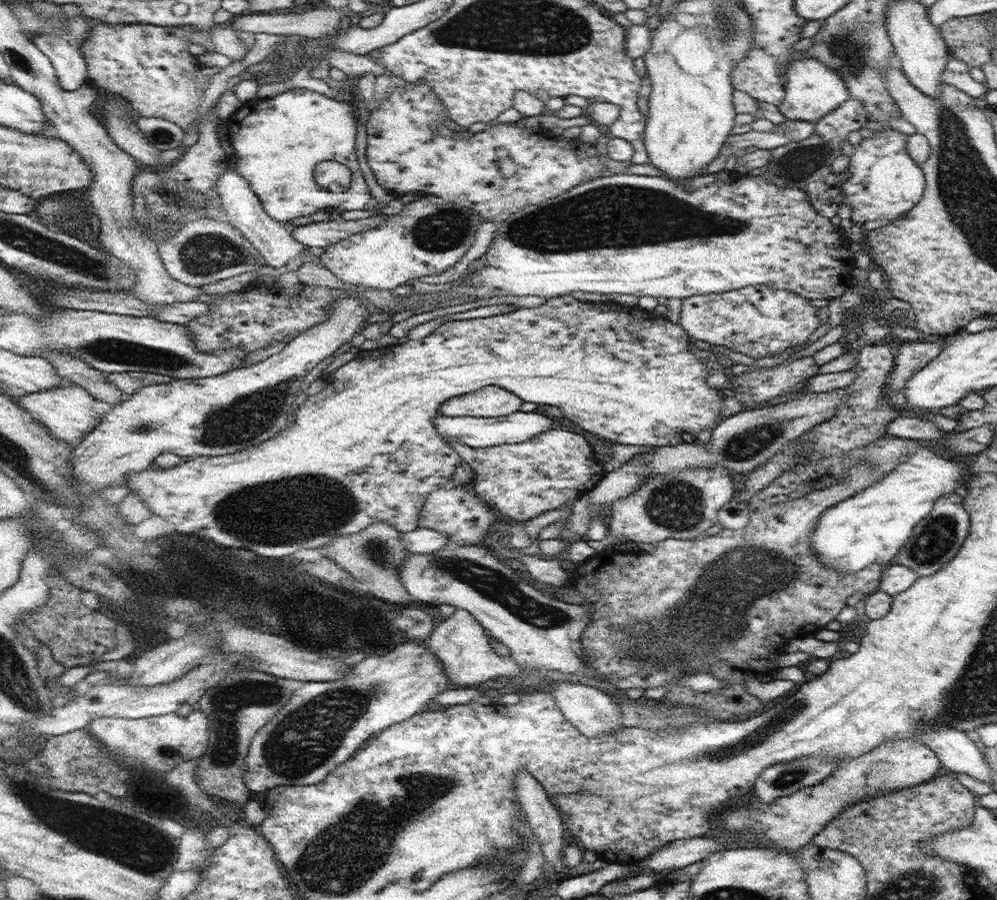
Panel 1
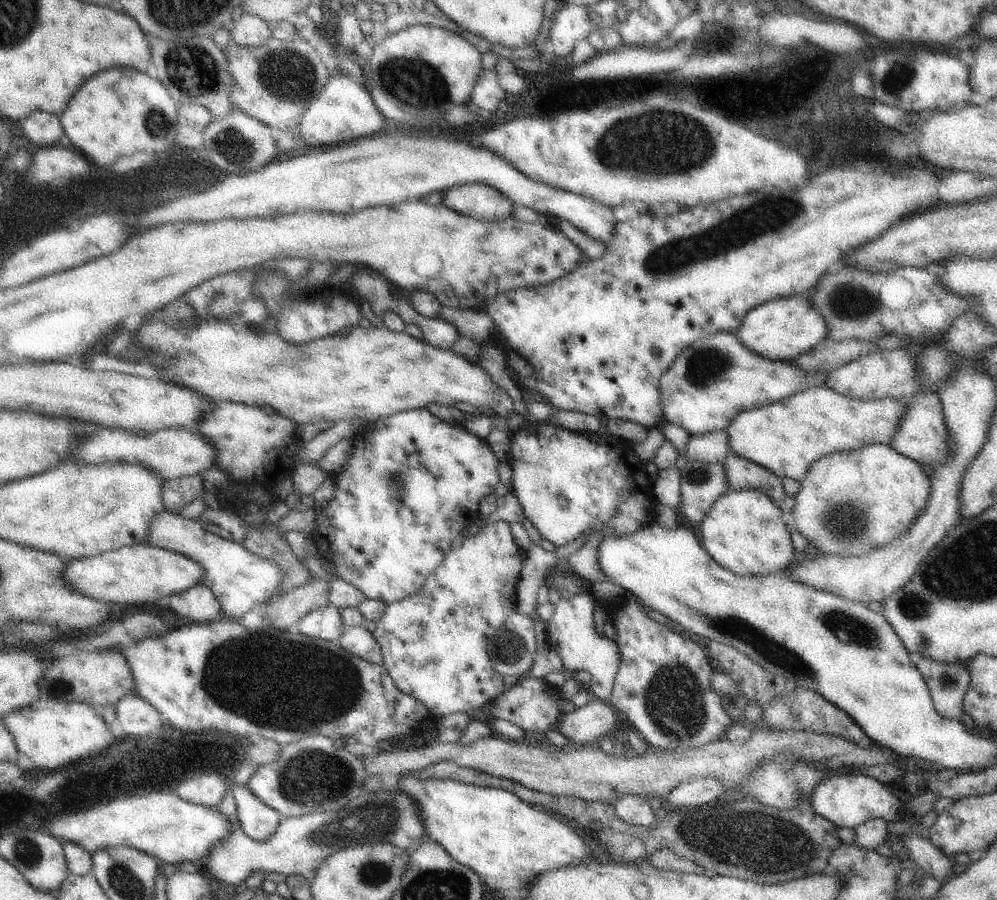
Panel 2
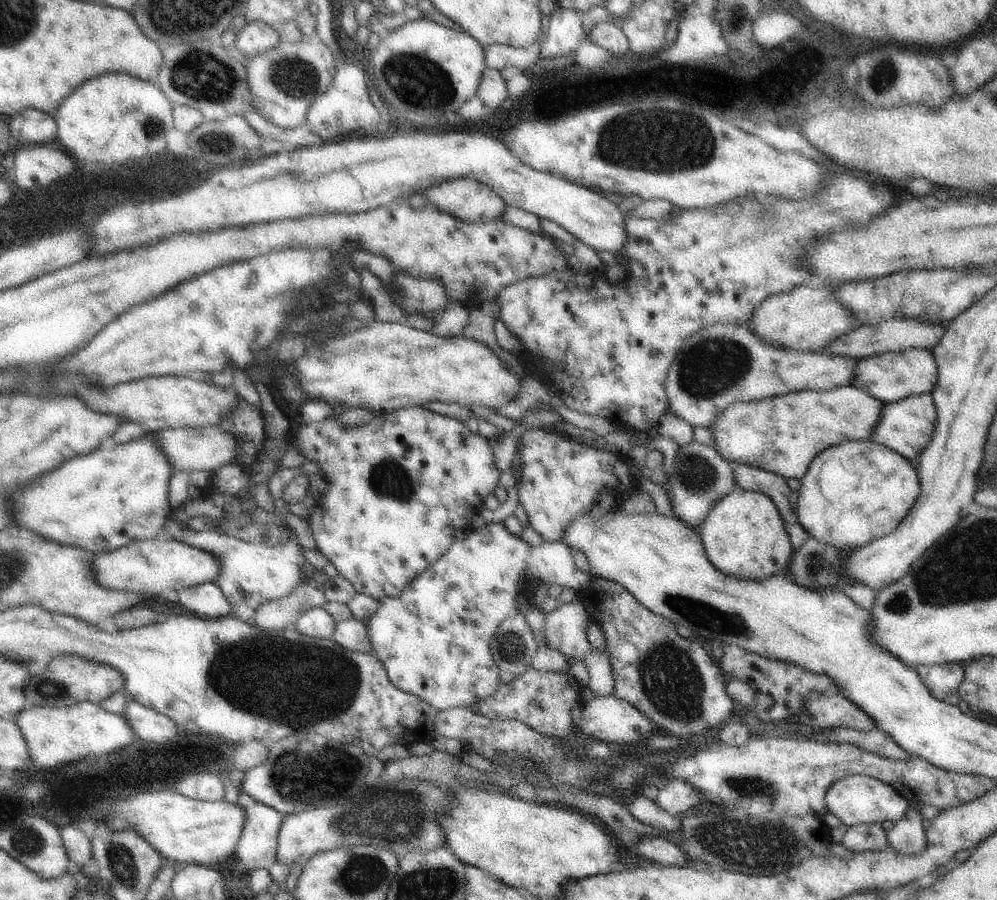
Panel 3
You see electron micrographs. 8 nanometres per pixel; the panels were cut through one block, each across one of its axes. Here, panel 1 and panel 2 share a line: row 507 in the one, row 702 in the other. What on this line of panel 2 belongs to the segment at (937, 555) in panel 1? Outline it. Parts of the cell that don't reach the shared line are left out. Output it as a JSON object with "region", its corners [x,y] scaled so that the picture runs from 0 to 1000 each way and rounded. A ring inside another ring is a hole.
{"region":[[[929,729],[919,731],[917,737],[929,757],[939,791],[945,798],[965,802],[967,777],[974,754],[972,744],[965,737],[949,738]]]}

